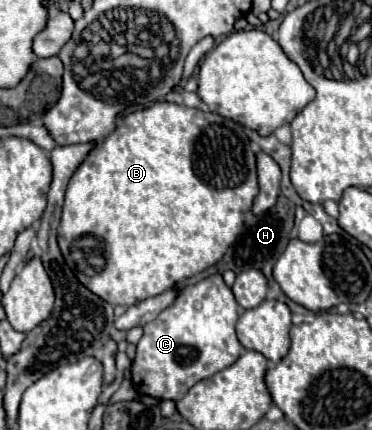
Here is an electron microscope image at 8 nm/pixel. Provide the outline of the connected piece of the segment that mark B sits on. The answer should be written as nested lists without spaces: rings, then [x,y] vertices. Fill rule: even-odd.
[[[159,101],[153,107],[147,107],[147,109],[121,117],[115,131],[101,145],[91,149],[87,159],[73,173],[69,187],[67,187],[67,195],[65,195],[61,225],[57,229],[59,247],[67,261],[67,267],[77,275],[77,279],[83,285],[87,285],[87,289],[91,289],[91,293],[95,293],[97,297],[101,297],[103,301],[113,303],[113,305],[123,305],[123,307],[137,305],[139,301],[143,301],[147,297],[155,297],[155,295],[171,289],[175,283],[183,281],[187,277],[193,277],[193,275],[205,271],[207,267],[215,265],[223,257],[227,247],[241,233],[245,213],[251,209],[257,193],[259,193],[259,187],[257,187],[257,173],[255,173],[255,153],[251,151],[251,143],[239,123],[235,123],[227,117],[221,117],[217,113],[211,113],[211,111],[201,111],[201,109],[191,109],[185,105],[169,103],[169,101]]]

